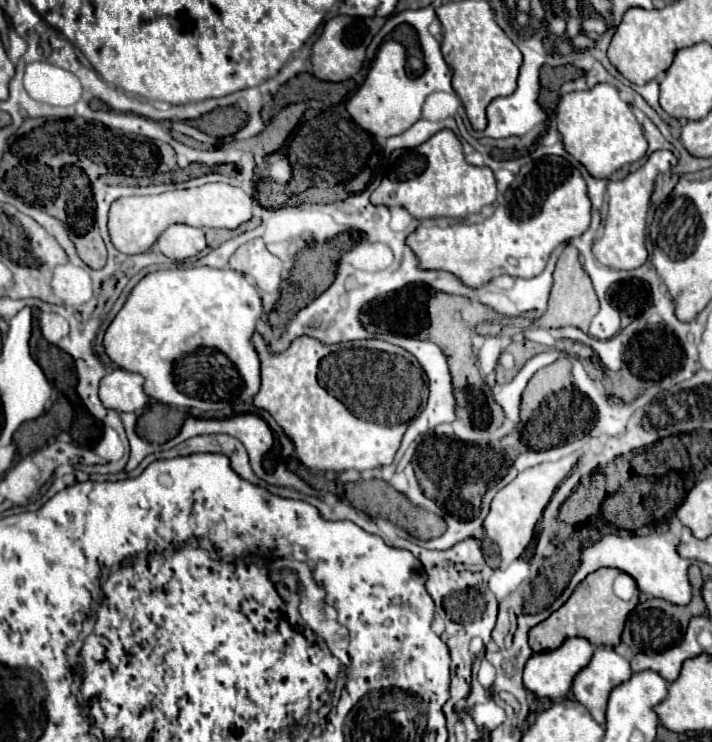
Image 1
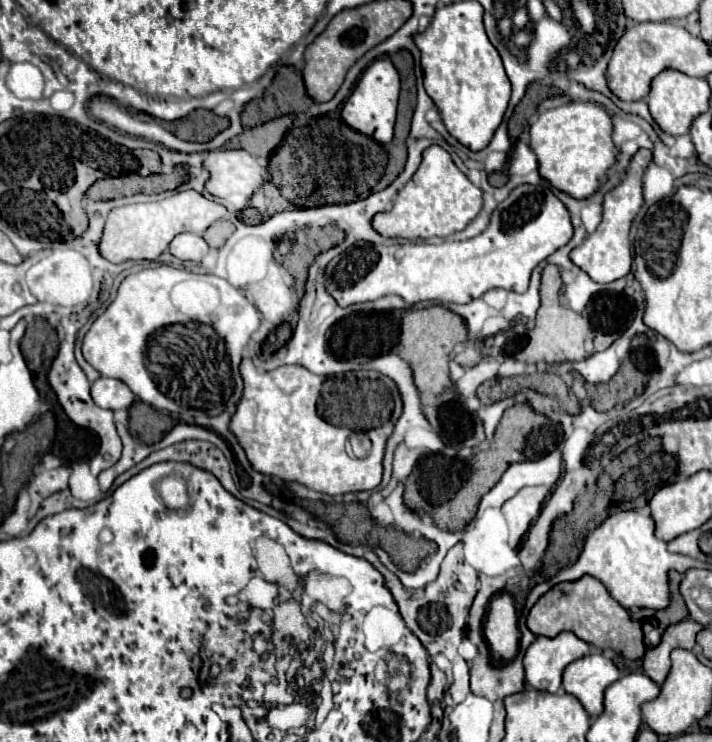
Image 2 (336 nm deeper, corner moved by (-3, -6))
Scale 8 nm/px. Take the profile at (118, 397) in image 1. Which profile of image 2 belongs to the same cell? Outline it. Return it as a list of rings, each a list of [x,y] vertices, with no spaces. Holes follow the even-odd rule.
[[[103,376],[91,384],[91,396],[97,406],[109,408],[109,410],[129,408],[135,400],[133,392],[125,382],[115,378],[103,378]]]

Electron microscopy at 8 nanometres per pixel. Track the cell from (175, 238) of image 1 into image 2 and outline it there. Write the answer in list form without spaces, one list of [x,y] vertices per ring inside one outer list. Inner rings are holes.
[[[183,232],[183,234],[177,234],[173,238],[173,242],[169,244],[169,250],[175,258],[179,260],[201,260],[207,252],[209,252],[209,244],[203,240],[203,236],[199,234],[189,234],[189,232]]]

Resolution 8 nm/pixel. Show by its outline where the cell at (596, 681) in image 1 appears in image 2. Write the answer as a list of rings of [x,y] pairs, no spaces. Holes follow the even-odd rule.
[[[587,654],[563,672],[563,690],[573,694],[591,718],[603,712],[603,692],[621,678],[619,666],[605,654]]]

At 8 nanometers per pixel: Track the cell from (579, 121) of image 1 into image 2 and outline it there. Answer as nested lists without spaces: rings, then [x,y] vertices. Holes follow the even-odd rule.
[[[569,102],[565,106],[543,112],[531,124],[531,148],[539,158],[539,174],[555,188],[573,198],[587,198],[599,188],[599,180],[617,160],[613,144],[613,120],[597,102]]]

